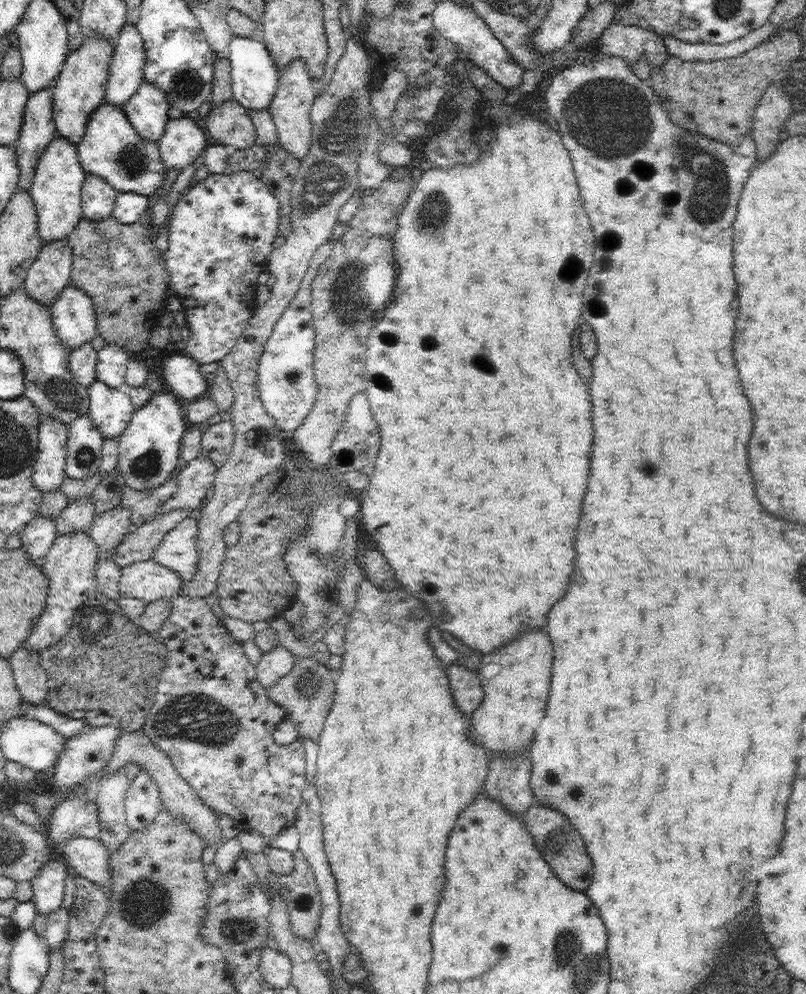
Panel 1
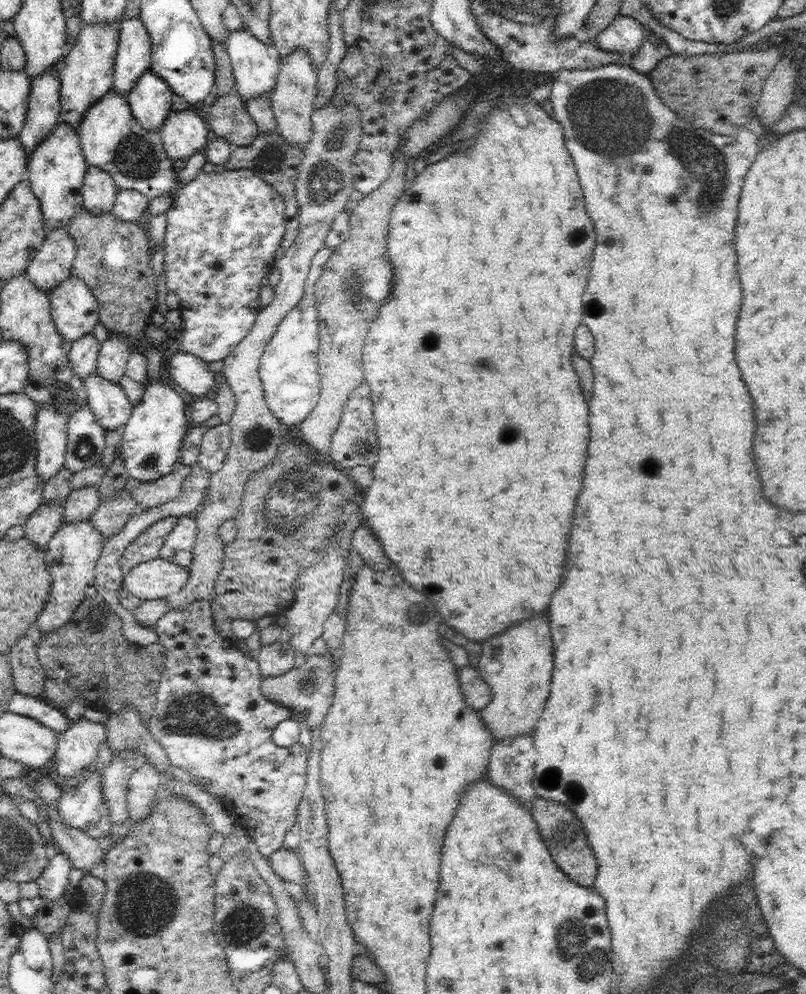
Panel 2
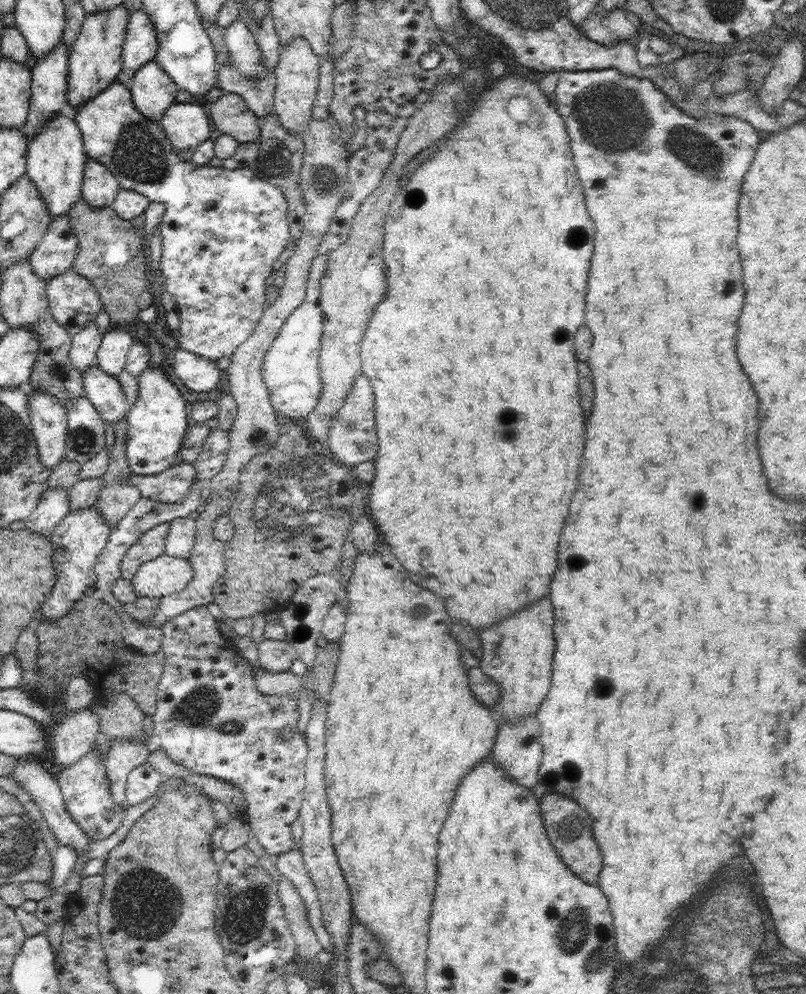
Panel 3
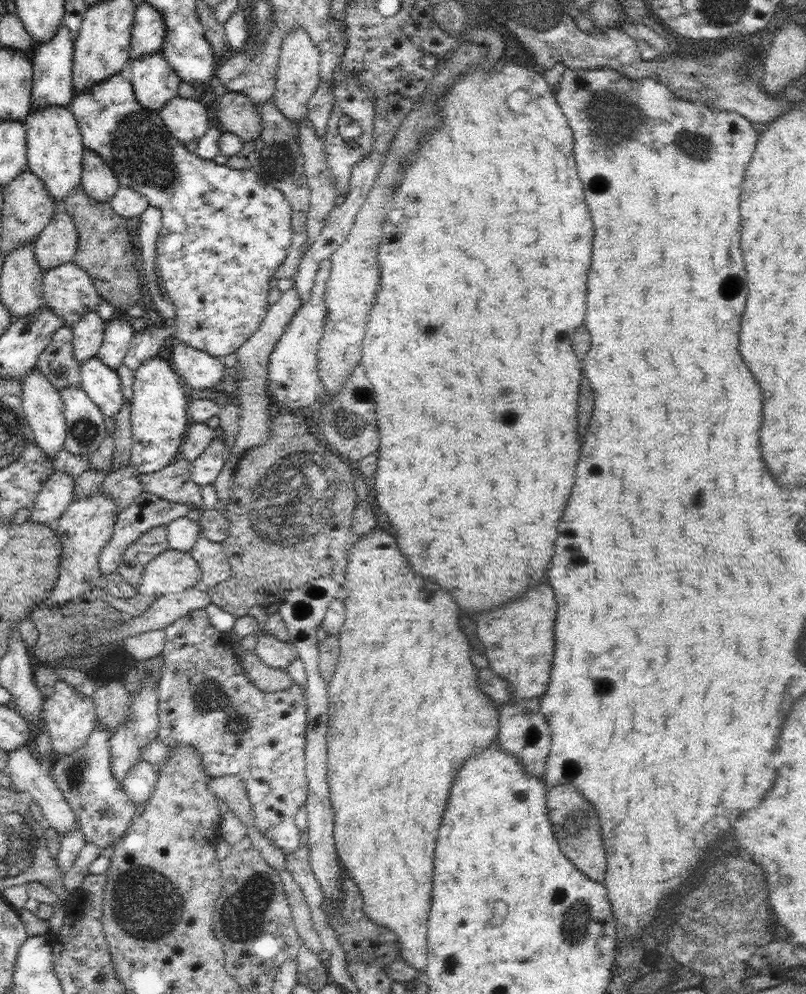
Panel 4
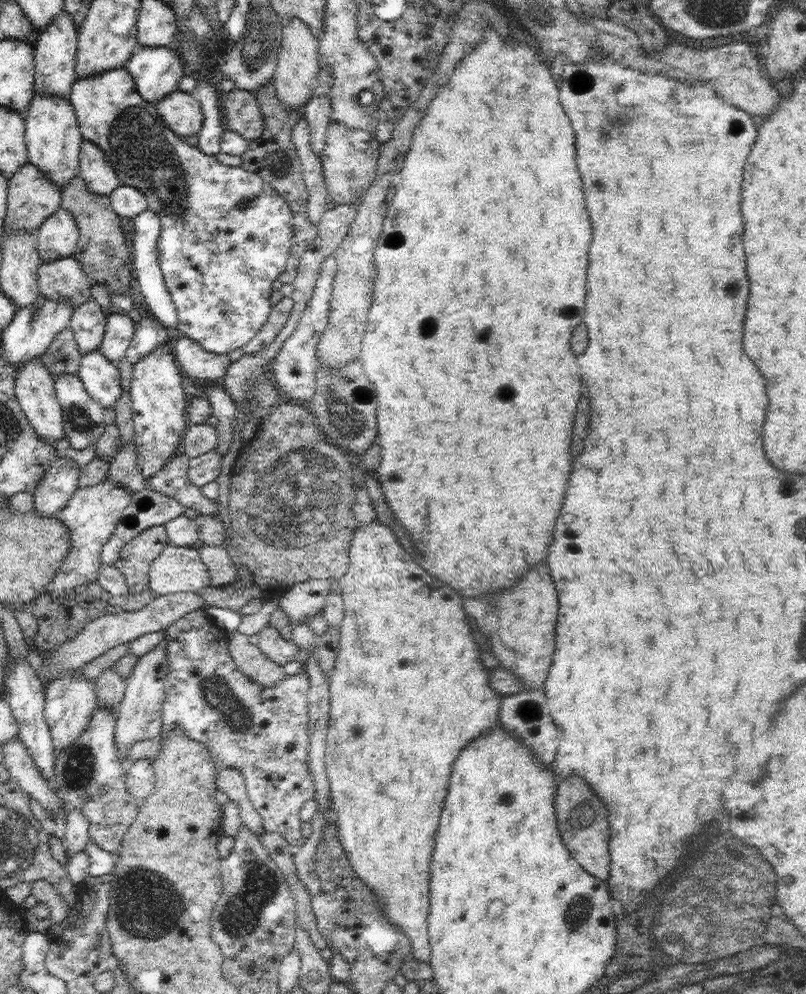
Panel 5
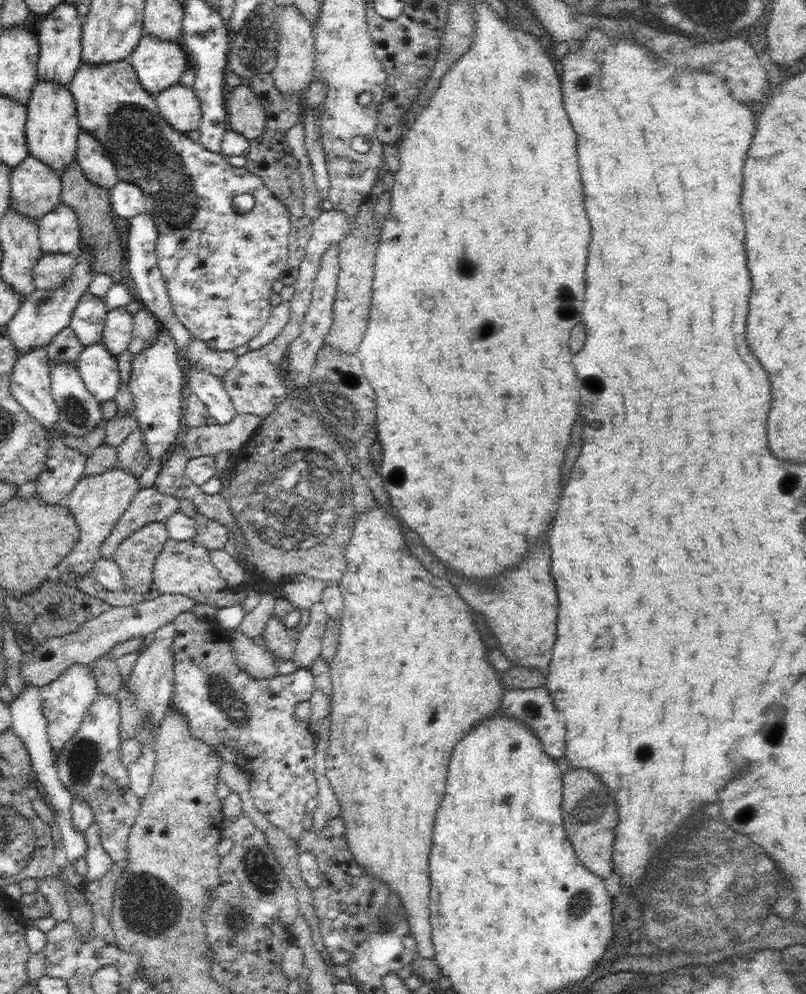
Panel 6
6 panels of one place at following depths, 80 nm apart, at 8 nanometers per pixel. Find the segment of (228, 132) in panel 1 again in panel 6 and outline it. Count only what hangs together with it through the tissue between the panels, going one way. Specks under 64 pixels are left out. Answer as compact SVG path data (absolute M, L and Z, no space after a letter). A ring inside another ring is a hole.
M240 84L226 95L228 128L252 140L266 128L266 111L250 85Z

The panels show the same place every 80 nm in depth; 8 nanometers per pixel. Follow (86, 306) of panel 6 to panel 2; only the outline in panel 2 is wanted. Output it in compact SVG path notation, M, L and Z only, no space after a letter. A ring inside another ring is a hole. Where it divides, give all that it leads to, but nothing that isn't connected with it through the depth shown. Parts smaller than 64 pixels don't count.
M89 332L71 343L69 361L76 376L84 380L97 372L97 356L101 343Z

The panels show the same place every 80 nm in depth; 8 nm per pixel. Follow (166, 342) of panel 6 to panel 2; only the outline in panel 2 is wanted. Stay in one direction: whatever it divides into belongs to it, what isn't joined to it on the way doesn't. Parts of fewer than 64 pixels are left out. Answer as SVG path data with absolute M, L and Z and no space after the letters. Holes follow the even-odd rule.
M146 380L144 397L132 410L128 422L122 427L122 445L119 448L127 473L136 480L156 480L179 465L180 451L186 431L190 428L189 404L161 380Z

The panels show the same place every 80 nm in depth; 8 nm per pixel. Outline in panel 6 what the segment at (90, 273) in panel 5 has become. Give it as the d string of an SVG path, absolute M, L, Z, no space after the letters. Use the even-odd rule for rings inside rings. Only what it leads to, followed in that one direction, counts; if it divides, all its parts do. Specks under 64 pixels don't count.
M75 160L62 171L61 175L61 202L67 204L78 217L81 242L78 249L91 248L91 272L109 274L113 282L123 280L122 258L126 257L125 249L120 246L120 235L114 223L115 214L111 209L109 189L94 184L82 173L81 166Z

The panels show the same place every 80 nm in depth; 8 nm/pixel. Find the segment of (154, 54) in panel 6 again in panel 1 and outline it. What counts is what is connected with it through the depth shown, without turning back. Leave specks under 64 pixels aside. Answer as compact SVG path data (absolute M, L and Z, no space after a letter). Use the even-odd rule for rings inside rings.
M144 80L123 111L138 136L158 141L169 121L169 104L164 92Z

